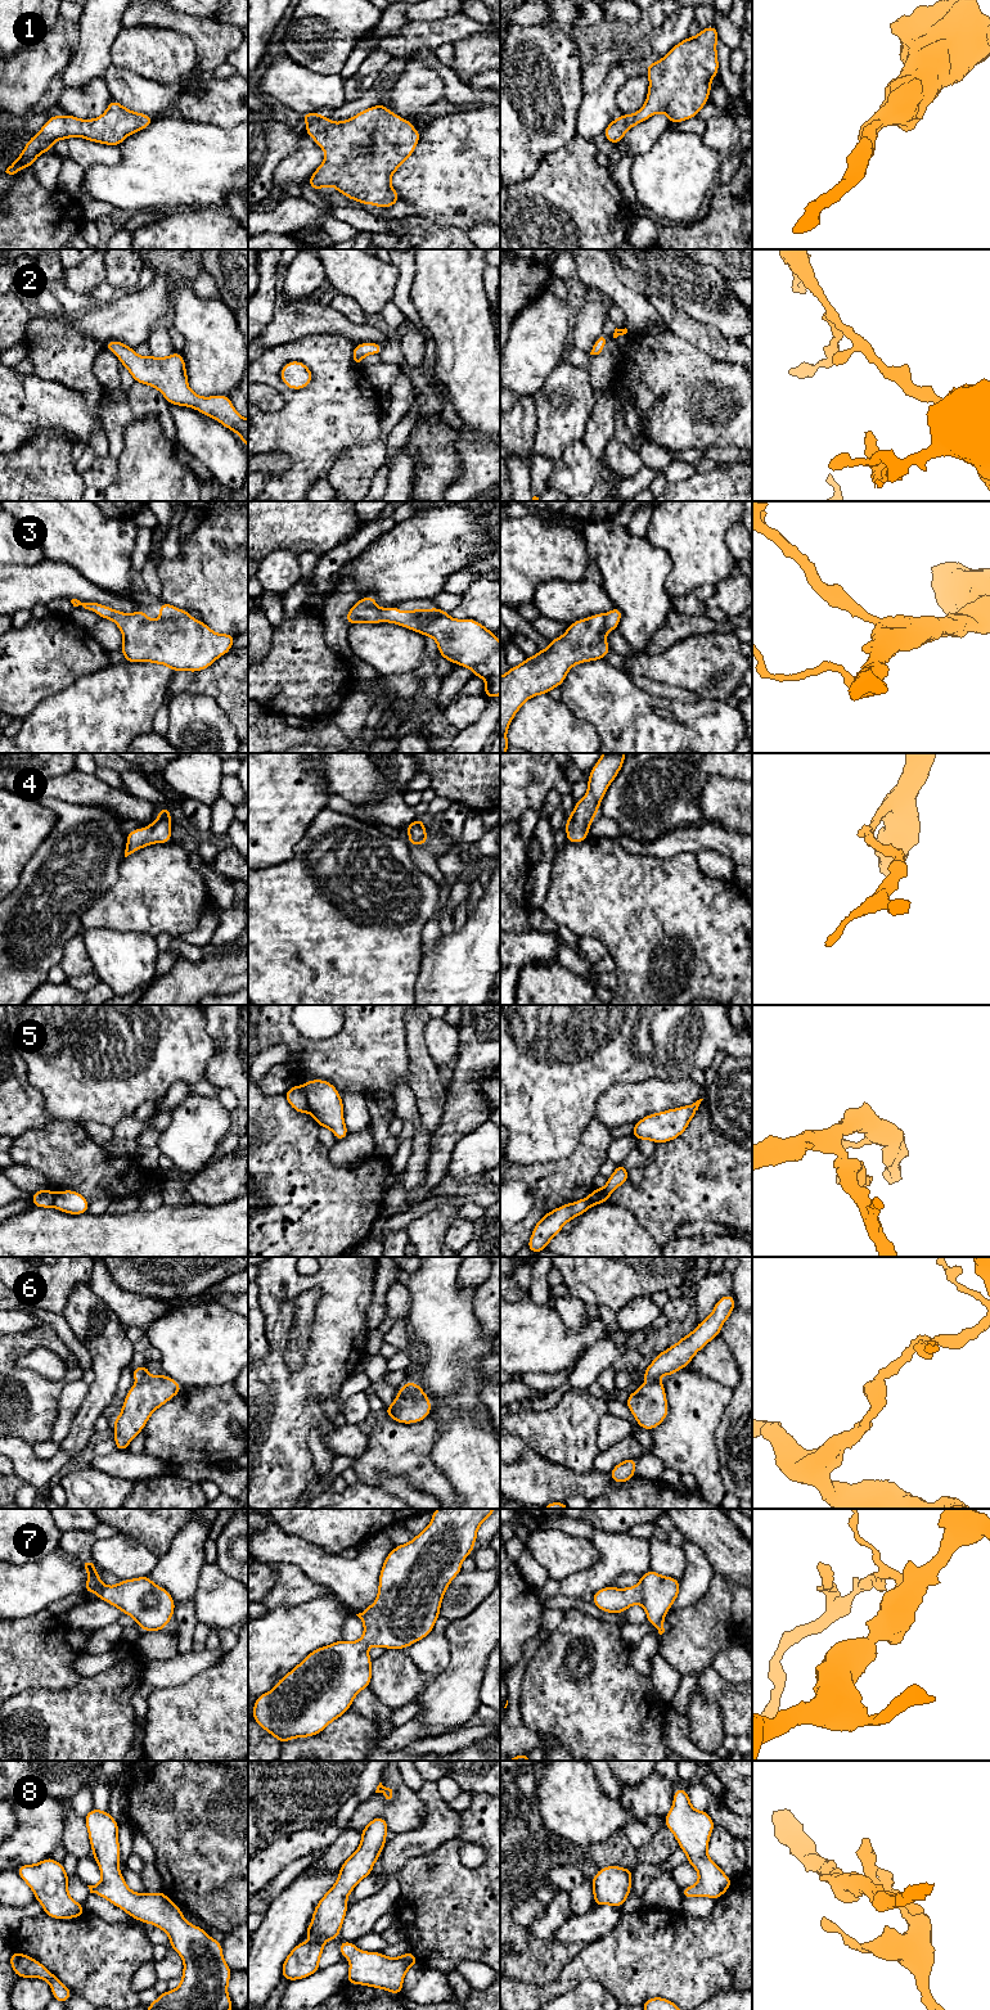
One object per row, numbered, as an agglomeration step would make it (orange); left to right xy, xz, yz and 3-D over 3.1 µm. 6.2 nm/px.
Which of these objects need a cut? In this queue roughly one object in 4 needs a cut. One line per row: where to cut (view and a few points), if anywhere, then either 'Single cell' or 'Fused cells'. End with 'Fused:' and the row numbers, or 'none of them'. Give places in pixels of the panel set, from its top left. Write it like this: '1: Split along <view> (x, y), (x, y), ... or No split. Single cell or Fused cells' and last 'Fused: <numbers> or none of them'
1: No split. Single cell
2: No split. Single cell
3: No split. Single cell
4: No split. Single cell
5: Split along xz (300, 1087), (305, 1094), (309, 1109). Fused cells
6: Split along xy (148, 1377), (138, 1383). Fused cells
7: No split. Single cell
8: No split. Single cell
Fused: 5, 6

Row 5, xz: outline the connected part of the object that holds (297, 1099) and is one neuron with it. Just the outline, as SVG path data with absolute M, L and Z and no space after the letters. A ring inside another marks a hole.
M293 1085L285 1094L284 1094L289 1105L297 1110L298 1113L306 1114L309 1112L307 1098L303 1090L296 1085Z

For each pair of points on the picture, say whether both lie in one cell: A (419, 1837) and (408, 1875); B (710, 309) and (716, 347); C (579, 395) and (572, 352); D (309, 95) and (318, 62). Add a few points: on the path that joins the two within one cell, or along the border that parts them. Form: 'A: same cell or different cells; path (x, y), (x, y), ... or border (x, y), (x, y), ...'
A: different cells; border (440, 1843), (431, 1852), (410, 1857), (399, 1871)
B: different cells; border (685, 311), (738, 339)
C: different cells; border (562, 360), (585, 370)
D: different cells; border (288, 58), (315, 72), (338, 75)

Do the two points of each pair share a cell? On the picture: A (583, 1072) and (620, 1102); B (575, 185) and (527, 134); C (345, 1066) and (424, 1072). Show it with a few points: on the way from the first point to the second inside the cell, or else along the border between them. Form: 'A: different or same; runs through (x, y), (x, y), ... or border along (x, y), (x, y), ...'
A: different; border along (635, 1082), (607, 1089), (593, 1117)
B: different; border along (572, 139), (547, 153), (536, 170), (527, 177)
C: different; border along (405, 1041), (409, 1062), (409, 1084)

